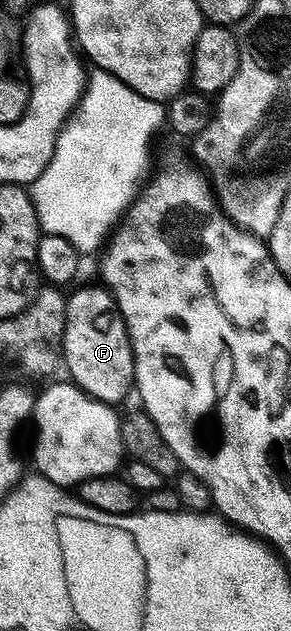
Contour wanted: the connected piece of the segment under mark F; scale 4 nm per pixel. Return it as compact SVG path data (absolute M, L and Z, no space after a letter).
M78 287L73 293L68 293L65 302L65 333L61 339L63 368L69 371L68 379L88 396L102 400L104 404L117 406L135 388L133 347L115 298L108 288L95 287Z

